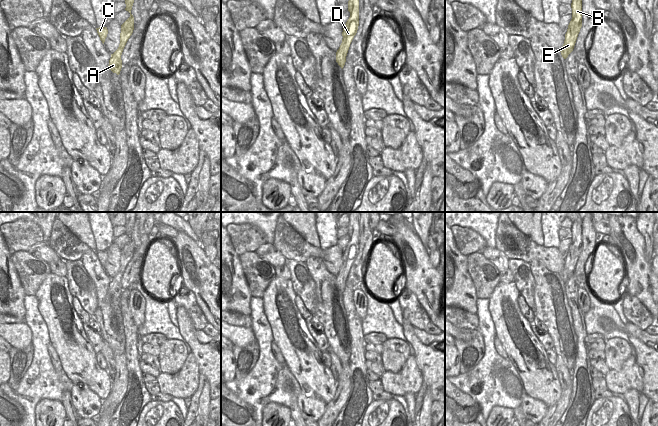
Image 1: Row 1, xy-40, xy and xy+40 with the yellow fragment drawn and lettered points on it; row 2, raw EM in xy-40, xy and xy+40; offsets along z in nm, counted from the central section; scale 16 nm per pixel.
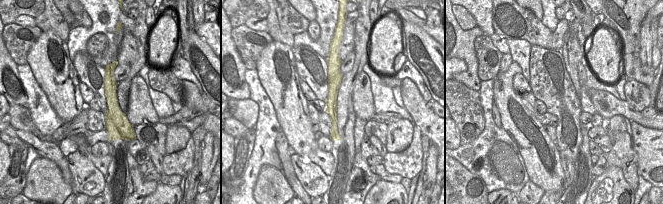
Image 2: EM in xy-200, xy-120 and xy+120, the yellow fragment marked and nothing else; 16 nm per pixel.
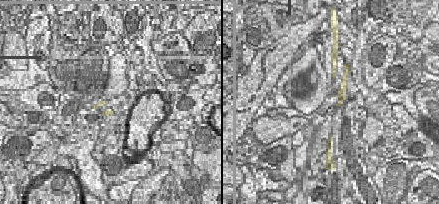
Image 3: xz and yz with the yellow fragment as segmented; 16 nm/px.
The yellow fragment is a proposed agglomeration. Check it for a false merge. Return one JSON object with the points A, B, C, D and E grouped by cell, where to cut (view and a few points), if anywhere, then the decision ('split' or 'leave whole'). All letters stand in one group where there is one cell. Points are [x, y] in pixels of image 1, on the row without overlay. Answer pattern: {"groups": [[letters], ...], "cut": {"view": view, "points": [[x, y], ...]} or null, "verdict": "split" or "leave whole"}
{"groups": [["A", "C"], ["B", "D", "E"]], "cut": {"view": "xy", "points": [[338, 273], [345, 281]]}, "verdict": "split"}

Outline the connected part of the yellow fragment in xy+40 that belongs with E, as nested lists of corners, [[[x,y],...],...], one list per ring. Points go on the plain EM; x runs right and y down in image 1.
[[[577,219],[573,222],[571,227],[572,243],[568,249],[567,256],[565,258],[565,264],[562,272],[568,279],[573,275],[578,258],[582,251],[582,220]]]

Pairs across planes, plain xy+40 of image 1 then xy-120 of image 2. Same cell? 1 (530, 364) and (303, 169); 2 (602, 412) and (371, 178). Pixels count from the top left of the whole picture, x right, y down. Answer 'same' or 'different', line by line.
1: different
2: different

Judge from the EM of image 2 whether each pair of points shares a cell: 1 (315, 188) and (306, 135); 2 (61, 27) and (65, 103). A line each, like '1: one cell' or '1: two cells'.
1: two cells
2: two cells

